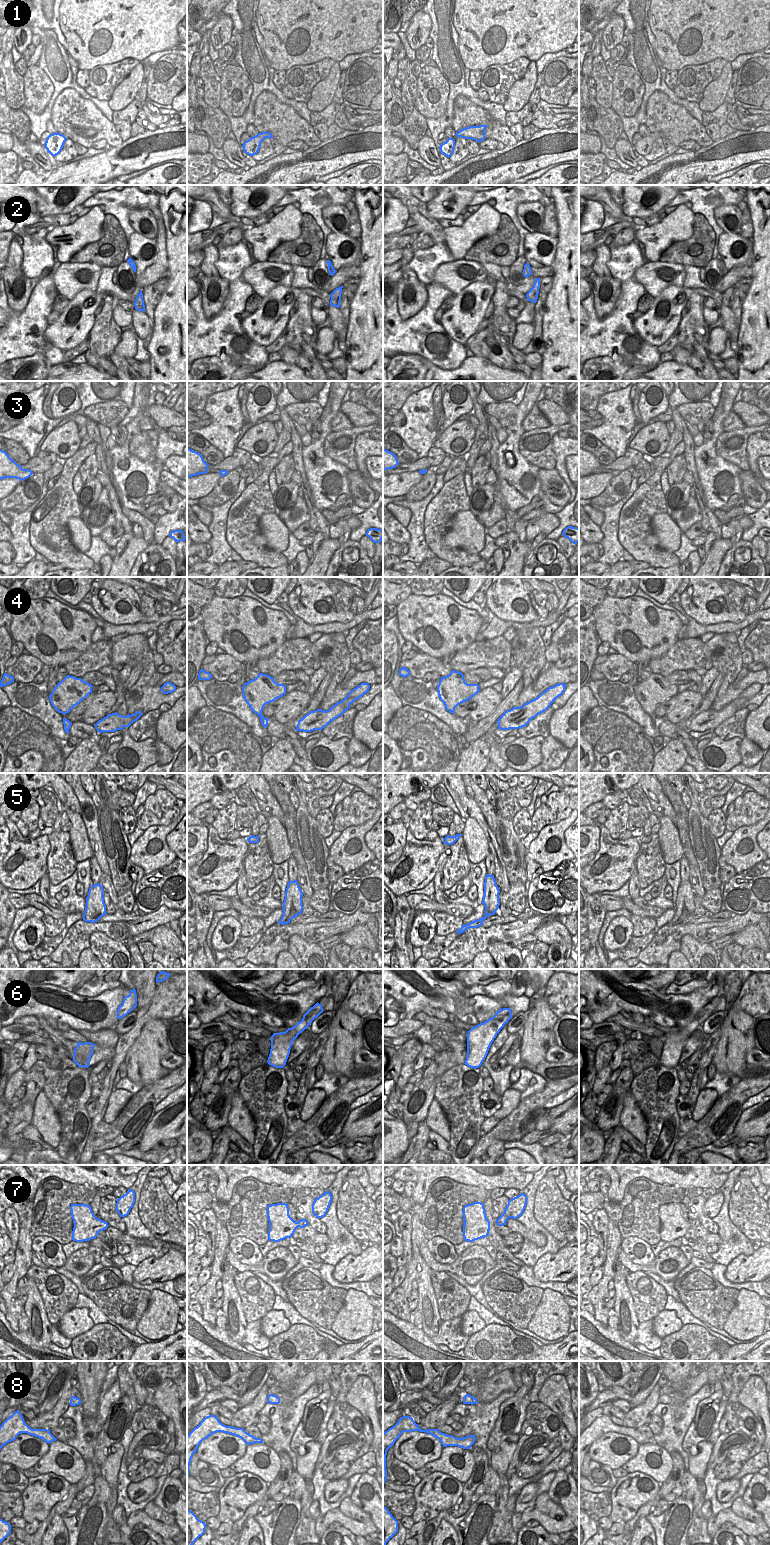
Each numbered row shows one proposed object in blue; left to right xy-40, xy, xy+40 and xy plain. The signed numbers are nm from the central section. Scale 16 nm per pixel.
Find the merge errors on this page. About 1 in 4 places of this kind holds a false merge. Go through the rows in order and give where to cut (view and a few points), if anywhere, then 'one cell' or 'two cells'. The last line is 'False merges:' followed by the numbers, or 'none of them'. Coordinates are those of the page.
1: no cut | one cell
2: xy+40 (538, 292), (526, 296) | two cells
3: no cut | one cell
4: no cut | one cell
5: no cut | one cell
6: no cut | one cell
7: no cut | one cell
8: no cut | one cell
False merges: 2

